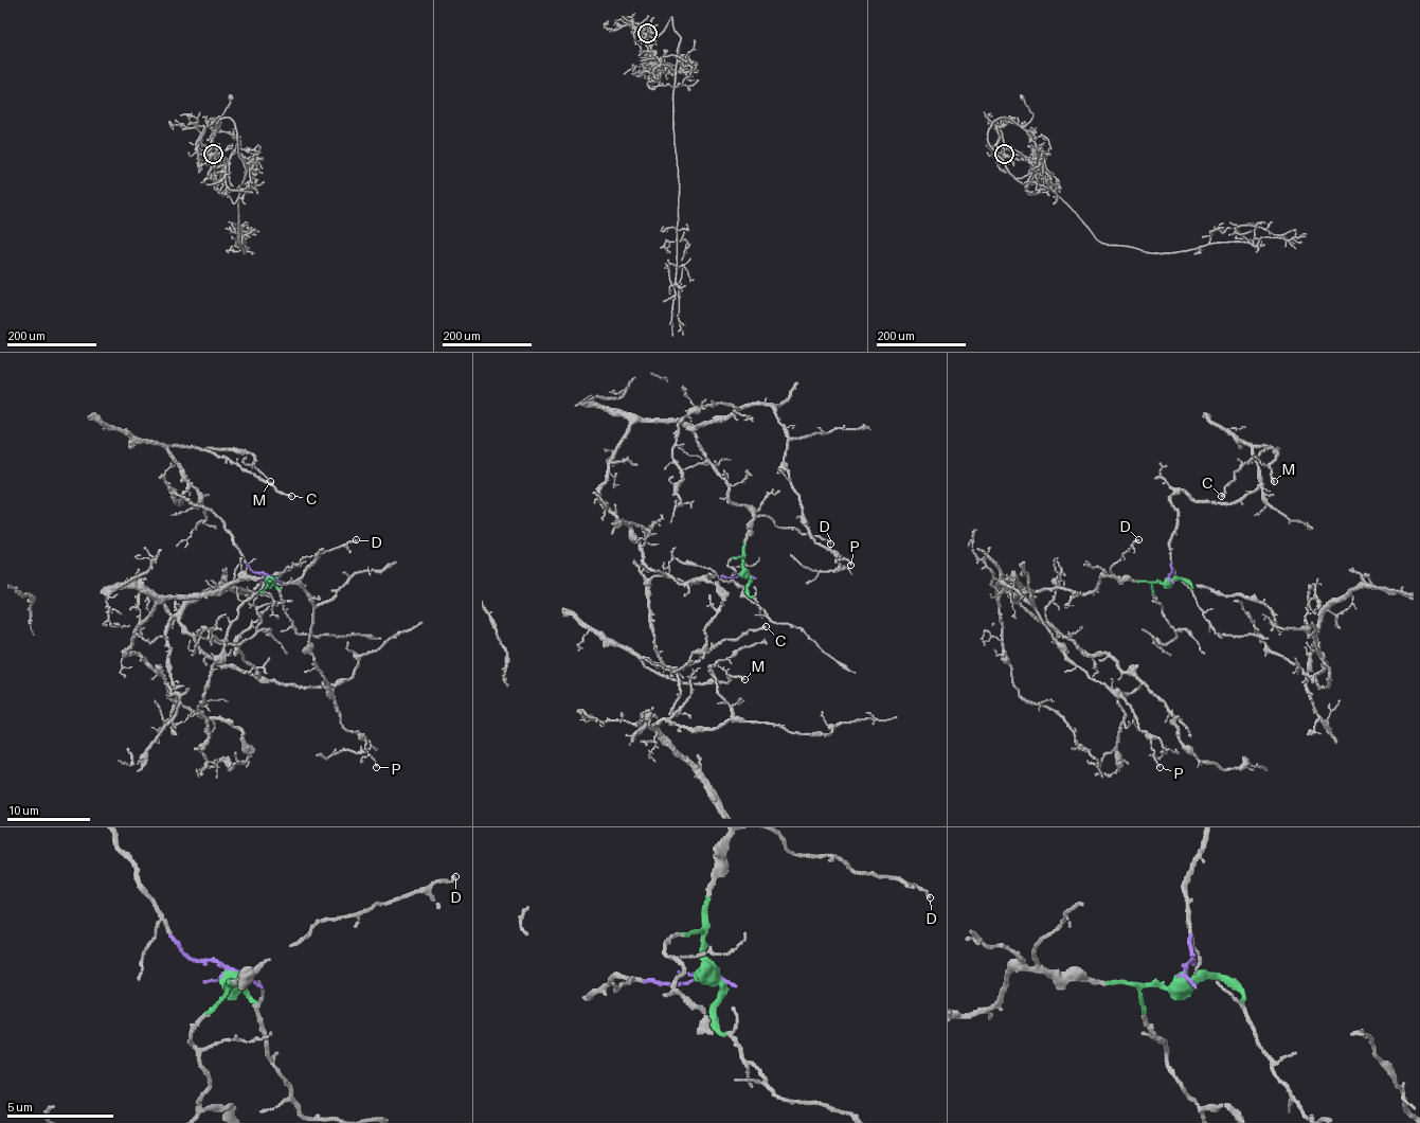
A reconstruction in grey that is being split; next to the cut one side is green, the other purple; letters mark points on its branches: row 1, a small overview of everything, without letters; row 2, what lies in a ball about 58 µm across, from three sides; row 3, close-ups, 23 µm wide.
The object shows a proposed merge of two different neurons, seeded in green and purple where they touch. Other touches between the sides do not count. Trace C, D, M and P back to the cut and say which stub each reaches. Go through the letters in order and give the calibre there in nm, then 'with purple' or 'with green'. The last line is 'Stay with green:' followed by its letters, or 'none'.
C: 190 nm thick; with purple
D: 120 nm thick; with green
M: 120 nm thick; with purple
P: 100 nm thick; with green
Stay with green: D, P

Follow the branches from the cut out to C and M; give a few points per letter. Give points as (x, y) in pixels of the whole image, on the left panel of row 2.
C: (270, 577), (252, 569), (218, 517), (175, 491), (175, 501), (187, 486), (168, 447), (229, 457), (291, 497)
M: (270, 577), (252, 569), (218, 517), (175, 491), (175, 501), (187, 486), (168, 447), (250, 452), (270, 482)

